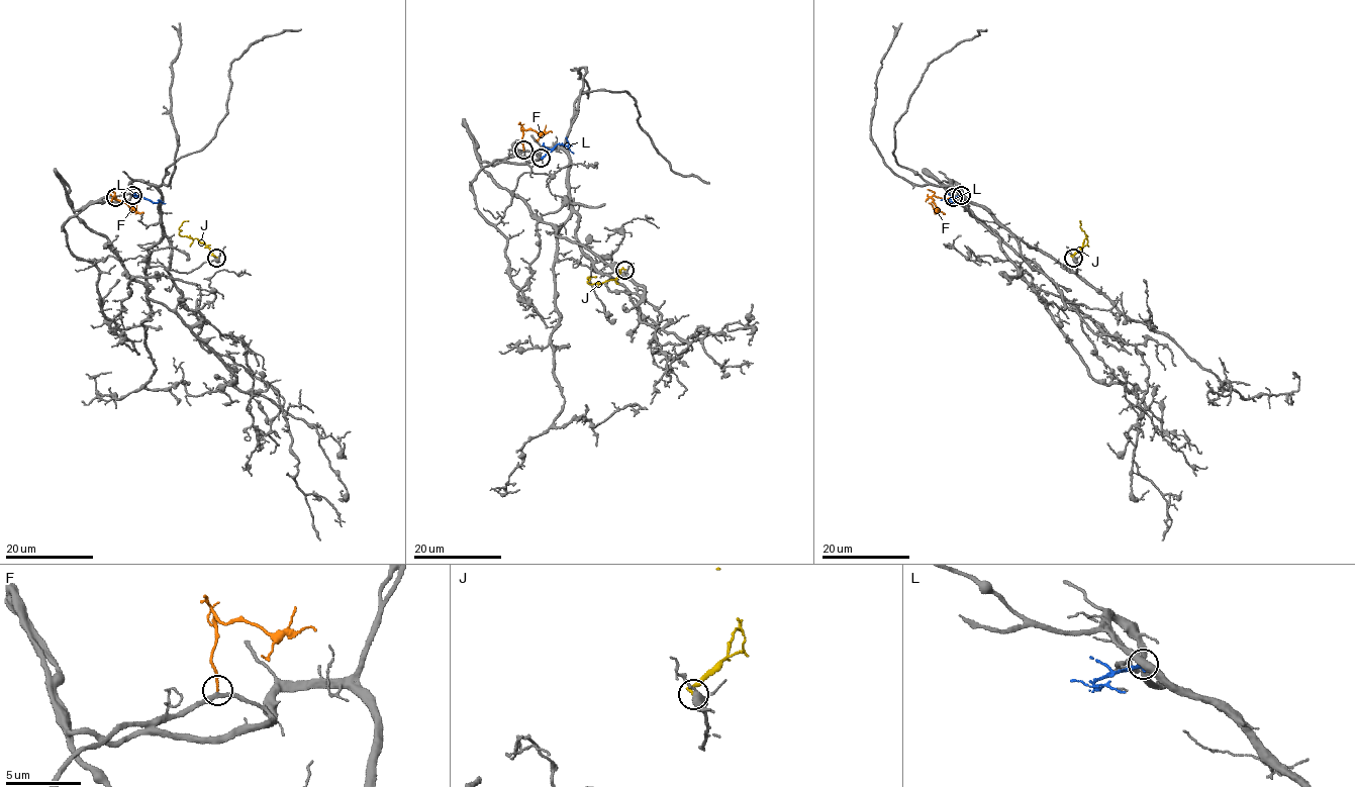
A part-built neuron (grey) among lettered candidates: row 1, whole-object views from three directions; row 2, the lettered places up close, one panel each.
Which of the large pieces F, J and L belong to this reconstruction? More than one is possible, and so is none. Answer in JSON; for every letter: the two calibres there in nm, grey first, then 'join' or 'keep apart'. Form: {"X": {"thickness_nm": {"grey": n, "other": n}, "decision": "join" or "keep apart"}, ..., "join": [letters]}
{"F": {"thickness_nm": {"grey": 260, "other": 140}, "decision": "join"}, "J": {"thickness_nm": {"grey": 360, "other": 180}, "decision": "keep apart"}, "L": {"thickness_nm": {"grey": 320, "other": 220}, "decision": "keep apart"}, "join": ["F"]}

